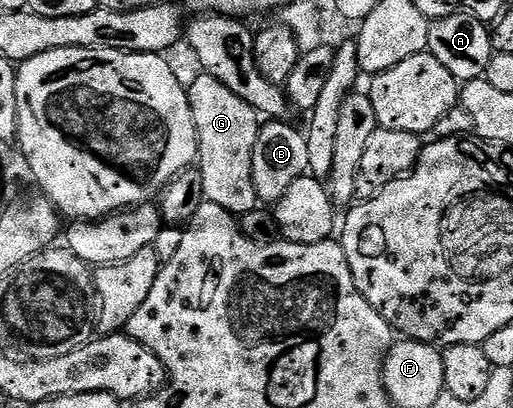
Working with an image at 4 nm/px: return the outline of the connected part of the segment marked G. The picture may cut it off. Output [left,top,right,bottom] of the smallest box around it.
[188,73,262,217]

